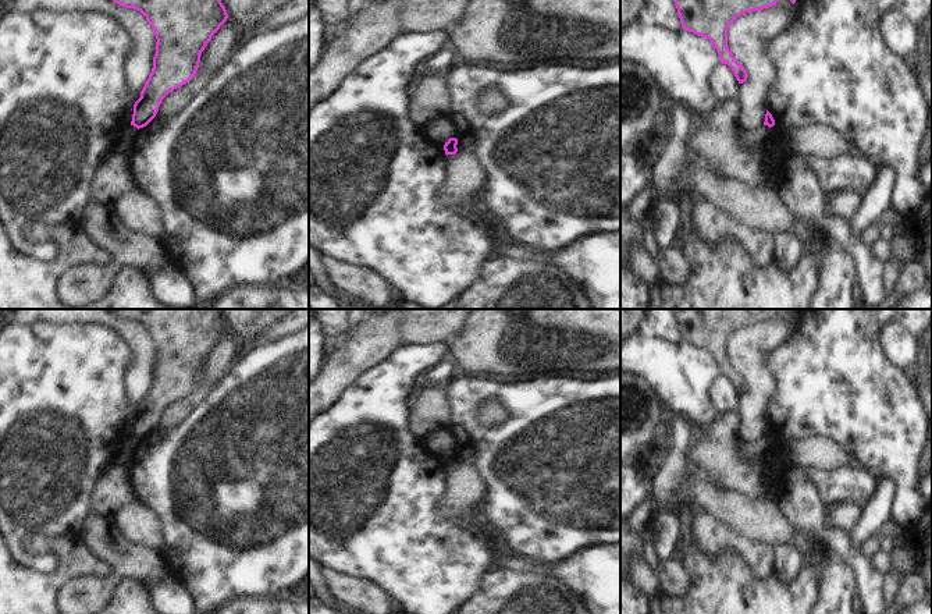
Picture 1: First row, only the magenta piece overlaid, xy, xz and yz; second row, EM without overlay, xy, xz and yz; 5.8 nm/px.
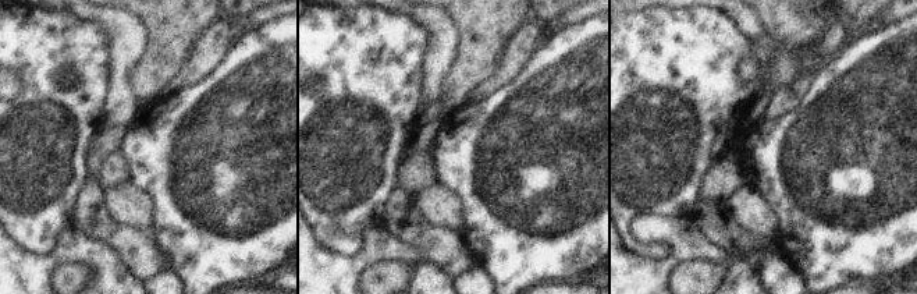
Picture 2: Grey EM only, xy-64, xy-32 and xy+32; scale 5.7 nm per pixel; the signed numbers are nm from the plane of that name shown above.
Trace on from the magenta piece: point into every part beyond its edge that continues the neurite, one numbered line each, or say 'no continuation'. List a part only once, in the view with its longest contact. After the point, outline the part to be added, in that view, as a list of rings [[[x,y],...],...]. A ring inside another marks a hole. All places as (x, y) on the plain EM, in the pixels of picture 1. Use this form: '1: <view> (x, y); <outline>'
no continuation

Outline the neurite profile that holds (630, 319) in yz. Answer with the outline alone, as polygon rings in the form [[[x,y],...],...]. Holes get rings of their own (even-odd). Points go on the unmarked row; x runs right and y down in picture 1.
[[[620,309],[620,343],[641,331],[647,309]]]

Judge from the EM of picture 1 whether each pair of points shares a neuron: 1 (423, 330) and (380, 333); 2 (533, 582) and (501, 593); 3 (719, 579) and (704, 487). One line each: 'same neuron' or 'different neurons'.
1: same neuron
2: same neuron
3: different neurons

